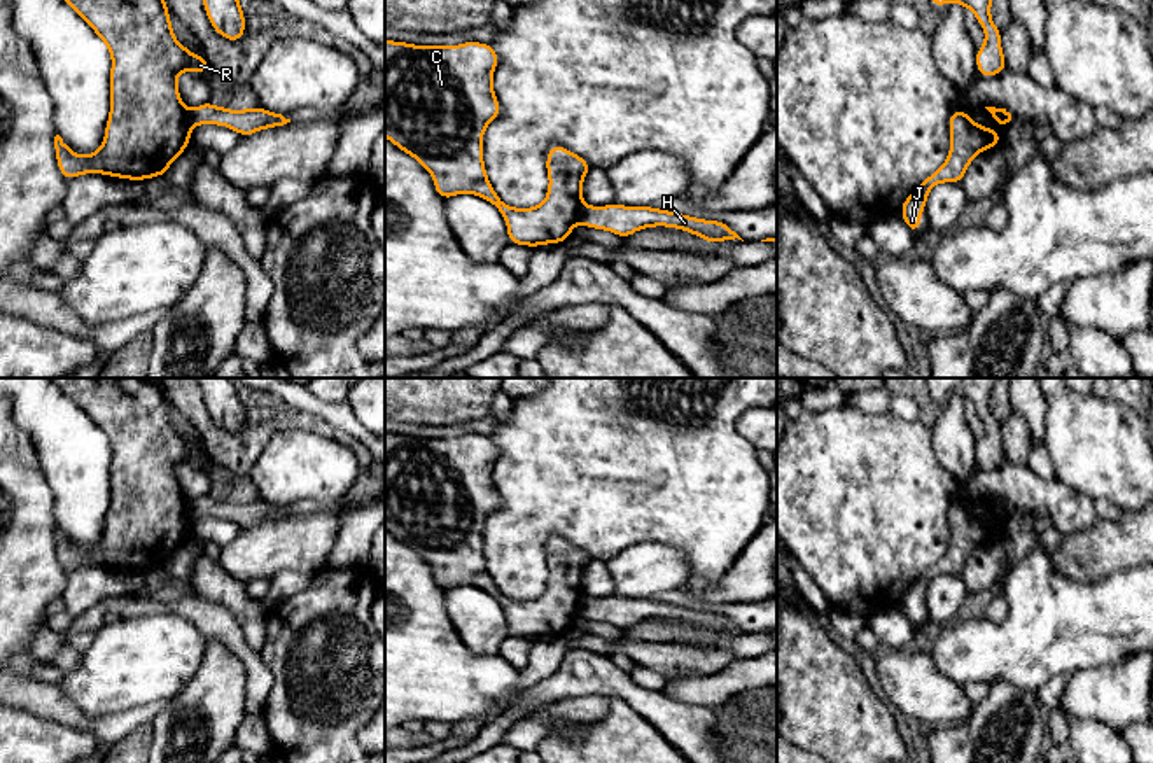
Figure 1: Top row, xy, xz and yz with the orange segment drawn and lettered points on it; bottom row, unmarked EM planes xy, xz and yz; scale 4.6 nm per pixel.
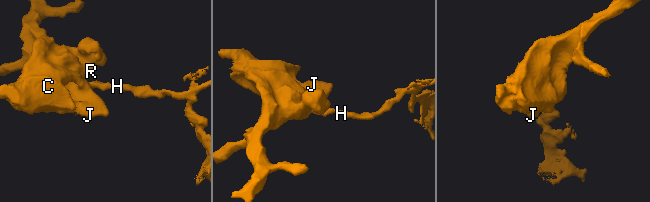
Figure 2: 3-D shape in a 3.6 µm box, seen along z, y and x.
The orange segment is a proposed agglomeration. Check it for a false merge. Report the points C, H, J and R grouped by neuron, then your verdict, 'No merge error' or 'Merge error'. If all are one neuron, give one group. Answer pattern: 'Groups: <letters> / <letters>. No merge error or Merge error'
Groups: C J R / H. Merge error

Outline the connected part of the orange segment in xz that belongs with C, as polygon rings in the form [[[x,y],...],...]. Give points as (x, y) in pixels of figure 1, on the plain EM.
[[[385,430],[385,528],[432,567],[434,581],[443,592],[467,584],[492,595],[507,616],[509,635],[563,635],[581,611],[583,572],[591,556],[569,541],[553,537],[546,550],[548,586],[539,598],[514,600],[497,588],[483,555],[483,525],[500,506],[492,478],[497,457],[499,446],[483,434],[446,439]]]

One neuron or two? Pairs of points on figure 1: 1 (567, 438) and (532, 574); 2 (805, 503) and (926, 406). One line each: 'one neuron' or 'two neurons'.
1: one neuron
2: two neurons

